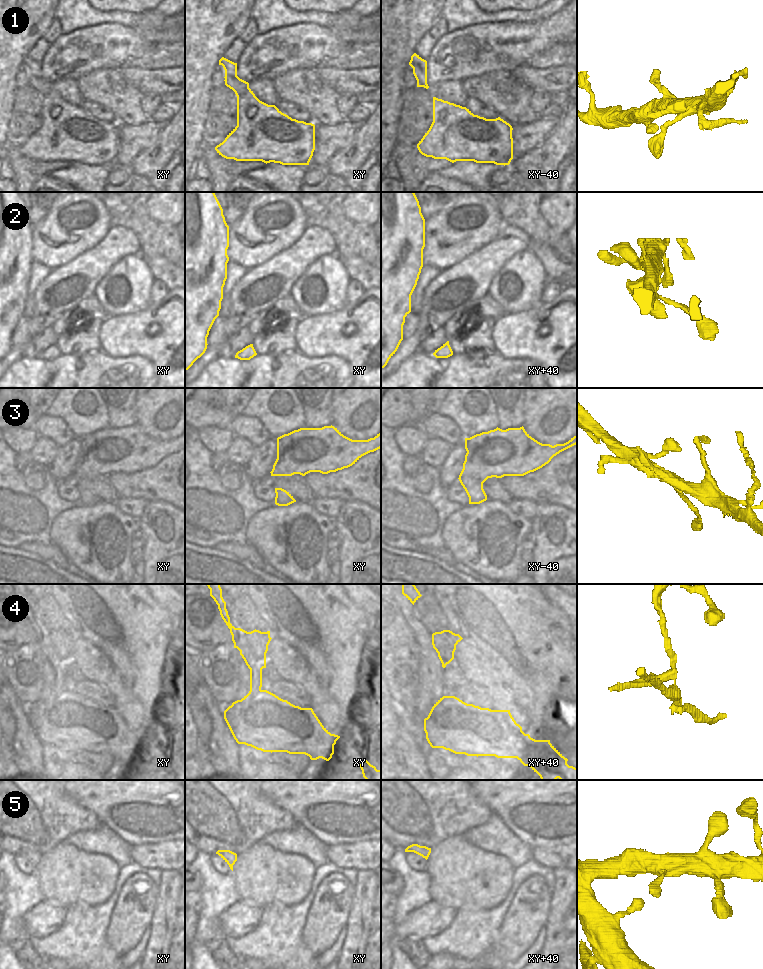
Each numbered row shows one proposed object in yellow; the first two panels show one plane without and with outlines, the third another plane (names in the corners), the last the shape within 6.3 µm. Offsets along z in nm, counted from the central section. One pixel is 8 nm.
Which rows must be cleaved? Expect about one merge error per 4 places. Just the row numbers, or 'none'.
4

